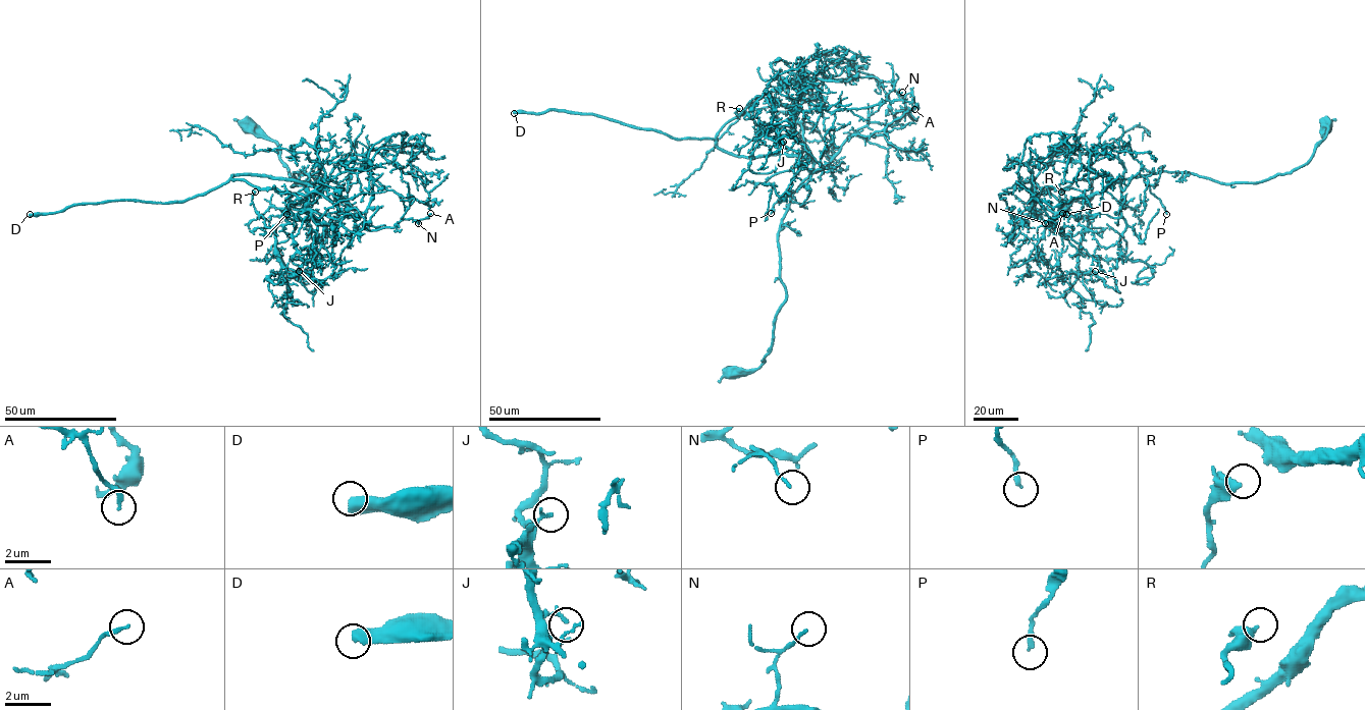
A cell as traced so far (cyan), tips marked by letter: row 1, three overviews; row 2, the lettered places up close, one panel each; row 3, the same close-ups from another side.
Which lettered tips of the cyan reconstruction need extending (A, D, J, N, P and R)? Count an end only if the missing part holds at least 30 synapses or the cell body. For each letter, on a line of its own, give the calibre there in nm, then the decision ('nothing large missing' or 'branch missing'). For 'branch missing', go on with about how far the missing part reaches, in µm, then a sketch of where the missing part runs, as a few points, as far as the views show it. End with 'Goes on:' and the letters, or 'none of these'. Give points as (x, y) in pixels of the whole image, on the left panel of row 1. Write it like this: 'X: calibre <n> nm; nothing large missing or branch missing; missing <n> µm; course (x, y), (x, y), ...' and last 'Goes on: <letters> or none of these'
A: calibre 190 nm; nothing large missing
D: calibre 550 nm; branch missing; missing 200 µm
J: calibre 150 nm; nothing large missing
N: calibre 100 nm; nothing large missing
P: calibre 200 nm; nothing large missing
R: calibre 440 nm; nothing large missing
Goes on: D

